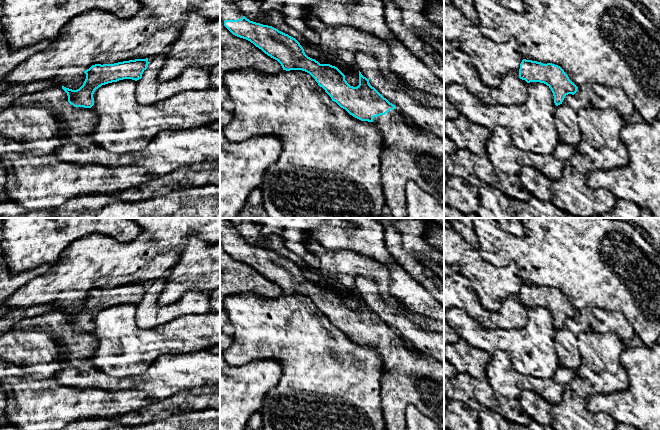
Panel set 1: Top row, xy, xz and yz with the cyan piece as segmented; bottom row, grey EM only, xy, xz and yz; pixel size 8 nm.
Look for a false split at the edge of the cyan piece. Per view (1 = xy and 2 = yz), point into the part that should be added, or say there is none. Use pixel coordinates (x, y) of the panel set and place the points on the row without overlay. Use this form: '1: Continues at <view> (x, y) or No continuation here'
1: No continuation here
2: No continuation here

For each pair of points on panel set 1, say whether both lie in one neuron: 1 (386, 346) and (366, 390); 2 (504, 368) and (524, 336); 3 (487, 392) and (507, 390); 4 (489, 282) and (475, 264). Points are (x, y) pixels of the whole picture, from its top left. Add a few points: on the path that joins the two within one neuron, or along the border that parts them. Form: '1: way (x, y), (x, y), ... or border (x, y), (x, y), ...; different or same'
1: border (361, 344), (376, 348), (383, 366), (380, 382); different
2: border (496, 348), (508, 355), (517, 371), (528, 374); different
3: border (485, 378), (487, 383), (497, 393), (508, 399); different
4: way (486, 278), (476, 268); same

